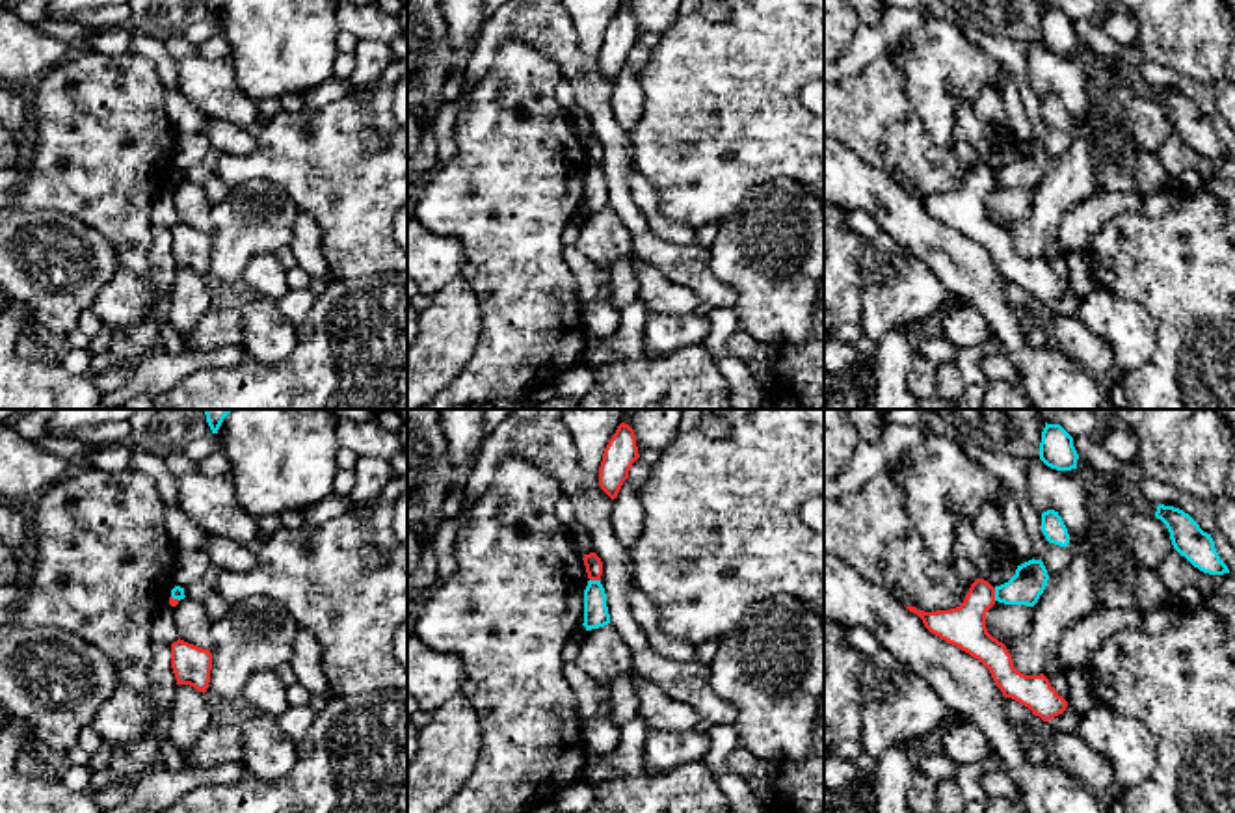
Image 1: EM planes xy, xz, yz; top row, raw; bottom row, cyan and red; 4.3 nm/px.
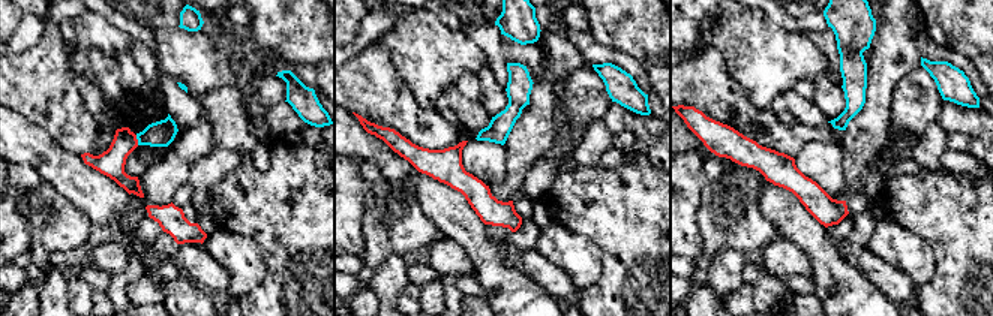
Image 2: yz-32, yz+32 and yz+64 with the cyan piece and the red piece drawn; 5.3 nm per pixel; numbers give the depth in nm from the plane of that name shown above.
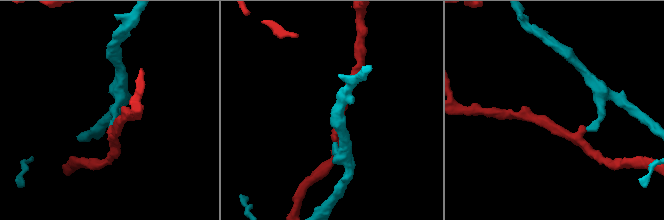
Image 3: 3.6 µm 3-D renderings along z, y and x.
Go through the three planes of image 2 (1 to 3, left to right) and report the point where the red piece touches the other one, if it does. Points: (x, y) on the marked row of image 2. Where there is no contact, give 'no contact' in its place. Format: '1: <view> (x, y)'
1: yz-32 (137, 138)
2: no contact
3: no contact

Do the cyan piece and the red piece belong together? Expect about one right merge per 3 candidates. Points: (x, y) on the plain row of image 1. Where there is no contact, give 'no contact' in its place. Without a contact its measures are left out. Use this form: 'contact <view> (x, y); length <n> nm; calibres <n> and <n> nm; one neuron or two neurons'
contact yz (995, 177); length 60 nm; calibres 150 and 180 nm; two neurons

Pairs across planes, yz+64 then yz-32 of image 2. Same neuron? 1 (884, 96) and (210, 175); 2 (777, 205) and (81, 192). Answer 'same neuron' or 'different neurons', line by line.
1: different neurons
2: same neuron

